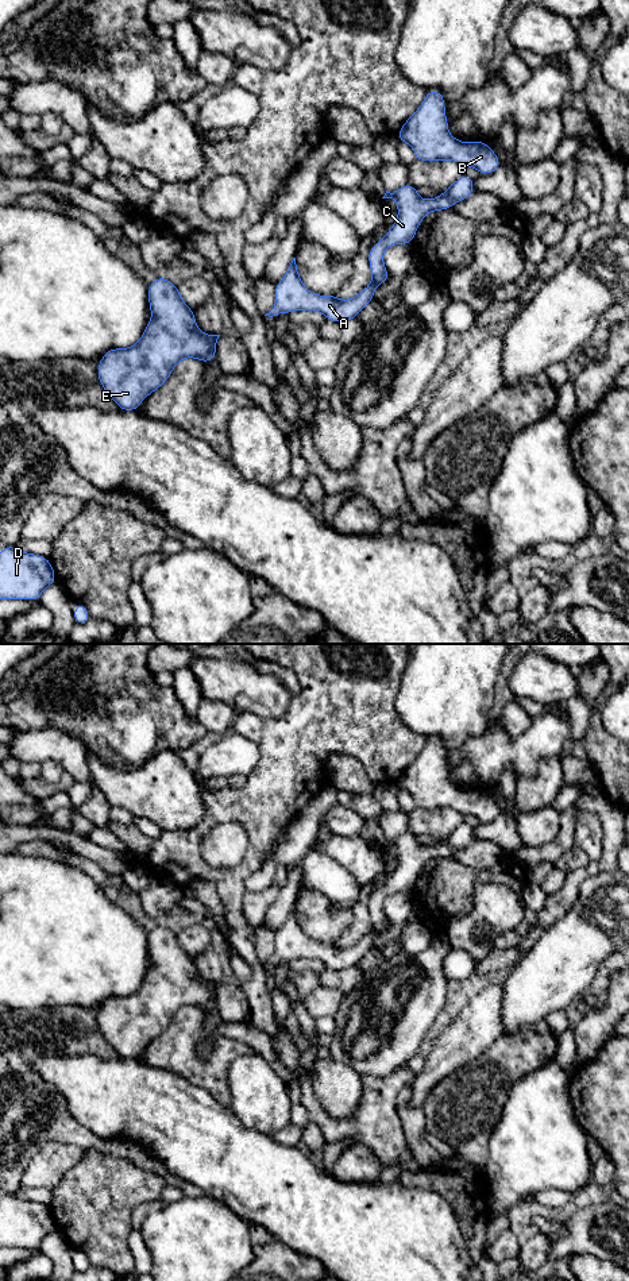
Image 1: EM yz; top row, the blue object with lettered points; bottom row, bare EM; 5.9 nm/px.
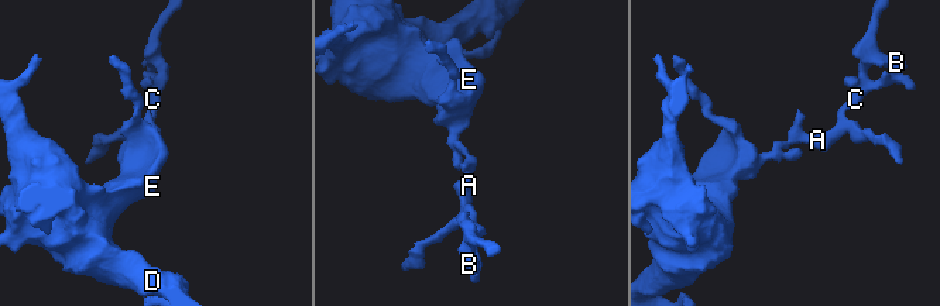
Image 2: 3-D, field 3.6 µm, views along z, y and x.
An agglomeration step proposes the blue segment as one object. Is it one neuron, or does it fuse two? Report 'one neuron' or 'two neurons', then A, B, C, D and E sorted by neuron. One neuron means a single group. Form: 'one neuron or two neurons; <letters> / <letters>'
one neuron; A B C D E

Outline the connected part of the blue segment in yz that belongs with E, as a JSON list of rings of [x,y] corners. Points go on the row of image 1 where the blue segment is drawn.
[[[161,275],[148,283],[148,305],[153,315],[142,337],[128,348],[111,348],[97,366],[97,378],[105,393],[120,410],[135,412],[142,401],[159,389],[171,375],[177,363],[186,358],[212,362],[216,358],[216,343],[220,335],[200,331],[194,310],[182,300],[178,286]]]

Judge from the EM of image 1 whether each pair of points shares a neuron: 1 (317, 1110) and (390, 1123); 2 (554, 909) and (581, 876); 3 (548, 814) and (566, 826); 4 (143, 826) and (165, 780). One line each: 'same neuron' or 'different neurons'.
1: same neuron
2: same neuron
3: different neurons
4: different neurons

